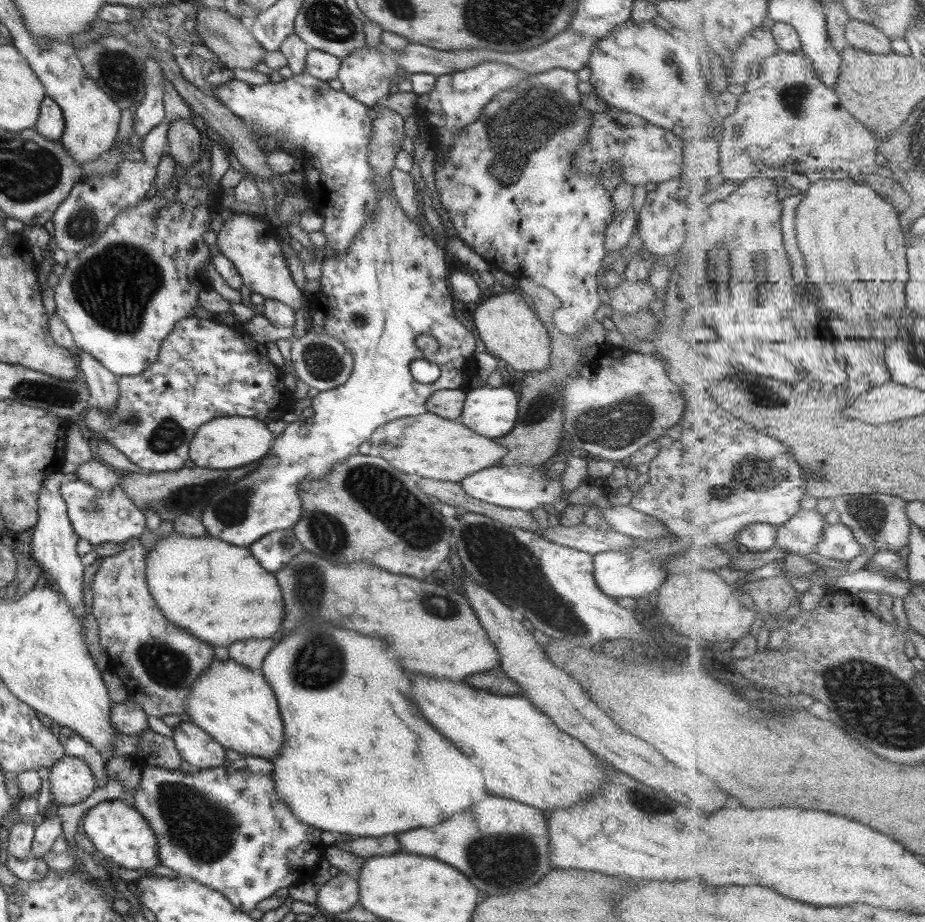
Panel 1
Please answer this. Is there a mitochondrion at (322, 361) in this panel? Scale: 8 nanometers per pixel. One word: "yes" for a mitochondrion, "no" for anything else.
yes

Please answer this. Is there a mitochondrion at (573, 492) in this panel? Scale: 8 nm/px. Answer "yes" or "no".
no

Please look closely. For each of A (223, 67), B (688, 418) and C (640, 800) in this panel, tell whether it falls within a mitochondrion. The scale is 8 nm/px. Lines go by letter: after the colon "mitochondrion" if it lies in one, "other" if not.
A: other
B: other
C: mitochondrion

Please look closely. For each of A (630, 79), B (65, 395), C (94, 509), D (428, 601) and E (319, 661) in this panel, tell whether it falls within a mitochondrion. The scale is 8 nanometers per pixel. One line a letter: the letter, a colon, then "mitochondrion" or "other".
A: mitochondrion
B: mitochondrion
C: mitochondrion
D: mitochondrion
E: mitochondrion

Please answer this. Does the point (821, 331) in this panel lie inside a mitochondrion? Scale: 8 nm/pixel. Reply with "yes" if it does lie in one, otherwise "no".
no

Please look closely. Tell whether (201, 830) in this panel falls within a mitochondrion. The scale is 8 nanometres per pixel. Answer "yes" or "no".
yes

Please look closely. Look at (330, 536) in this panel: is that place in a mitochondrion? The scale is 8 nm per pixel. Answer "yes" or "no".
yes

